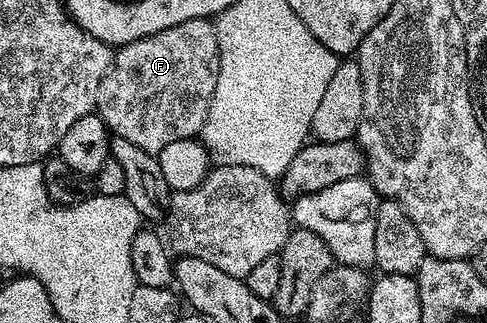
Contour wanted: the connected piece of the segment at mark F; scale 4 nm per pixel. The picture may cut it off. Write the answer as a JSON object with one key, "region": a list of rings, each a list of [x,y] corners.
{"region":[[[209,19],[183,21],[179,25],[171,25],[171,29],[163,29],[163,33],[155,33],[151,37],[131,41],[126,47],[116,48],[113,64],[103,81],[99,81],[95,111],[113,135],[123,137],[131,141],[131,145],[139,145],[139,149],[157,155],[166,145],[171,145],[171,141],[200,136],[211,97],[215,93],[218,73],[216,26]]]}

